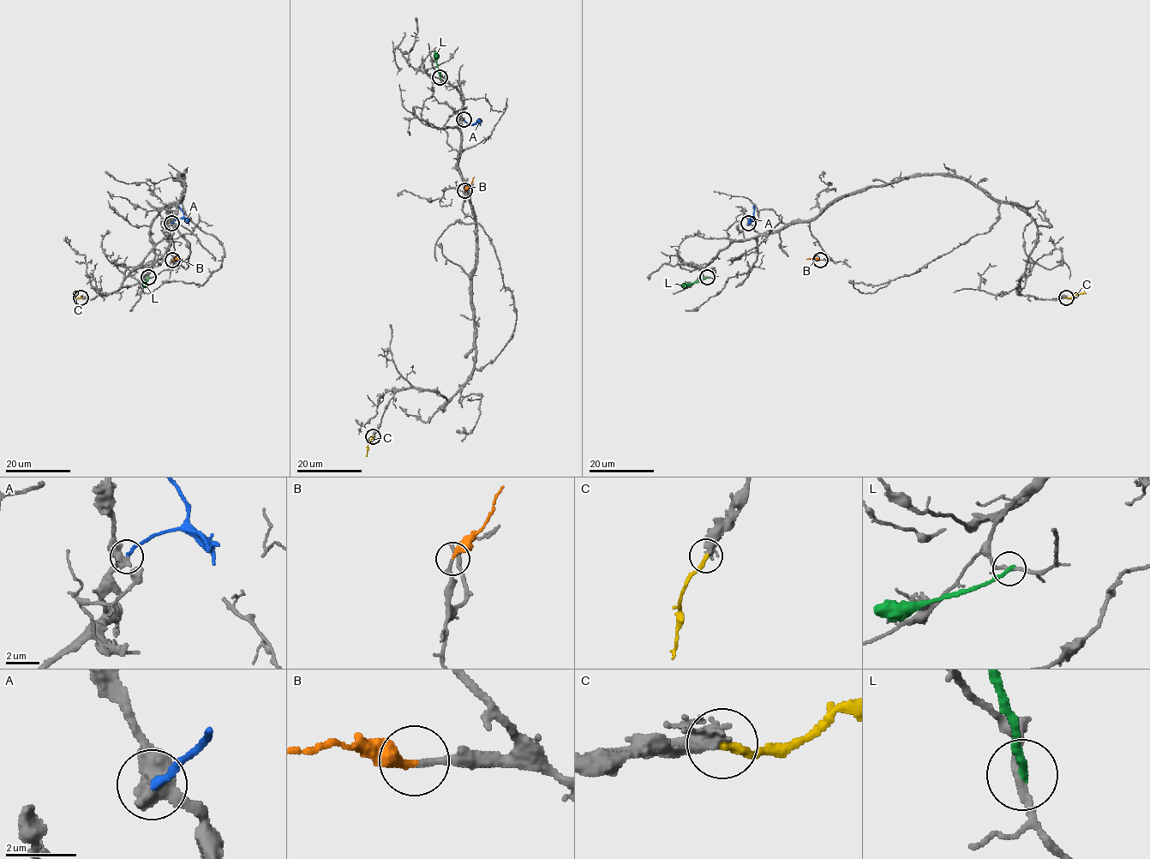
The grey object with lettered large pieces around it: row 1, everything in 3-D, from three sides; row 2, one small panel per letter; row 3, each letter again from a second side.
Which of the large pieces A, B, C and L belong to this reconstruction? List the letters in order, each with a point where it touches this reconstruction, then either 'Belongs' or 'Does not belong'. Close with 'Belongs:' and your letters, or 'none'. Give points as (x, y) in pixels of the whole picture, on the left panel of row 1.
A: Touches grey at (171, 223). Belongs
B: Touches grey at (172, 260). Belongs
C: Touches grey at (80, 297). Belongs
L: Touches grey at (148, 277). Does not belong
Belongs: A, B, C

